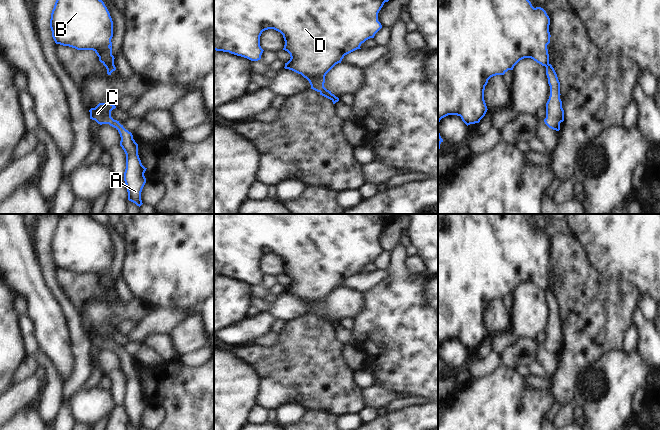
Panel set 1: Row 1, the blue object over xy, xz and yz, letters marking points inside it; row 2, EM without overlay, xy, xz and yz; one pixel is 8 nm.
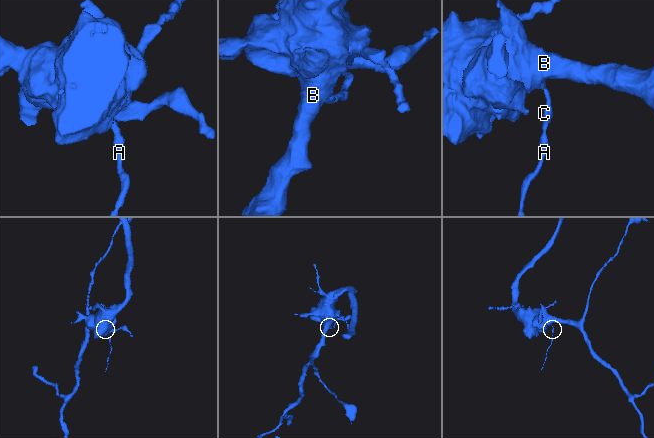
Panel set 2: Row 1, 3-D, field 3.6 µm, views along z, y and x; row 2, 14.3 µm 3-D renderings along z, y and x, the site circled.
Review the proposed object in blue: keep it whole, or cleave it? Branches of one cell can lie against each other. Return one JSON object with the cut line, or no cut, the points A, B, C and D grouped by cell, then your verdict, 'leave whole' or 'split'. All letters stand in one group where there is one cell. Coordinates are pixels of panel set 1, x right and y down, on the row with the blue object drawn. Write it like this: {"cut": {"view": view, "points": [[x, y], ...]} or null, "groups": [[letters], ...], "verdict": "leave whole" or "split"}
{"cut": {"view": "xy", "points": [[113, 63], [106, 68]]}, "groups": [["A", "C"], ["B", "D"]], "verdict": "split"}

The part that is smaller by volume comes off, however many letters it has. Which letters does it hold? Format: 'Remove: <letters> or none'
Remove: A, C

